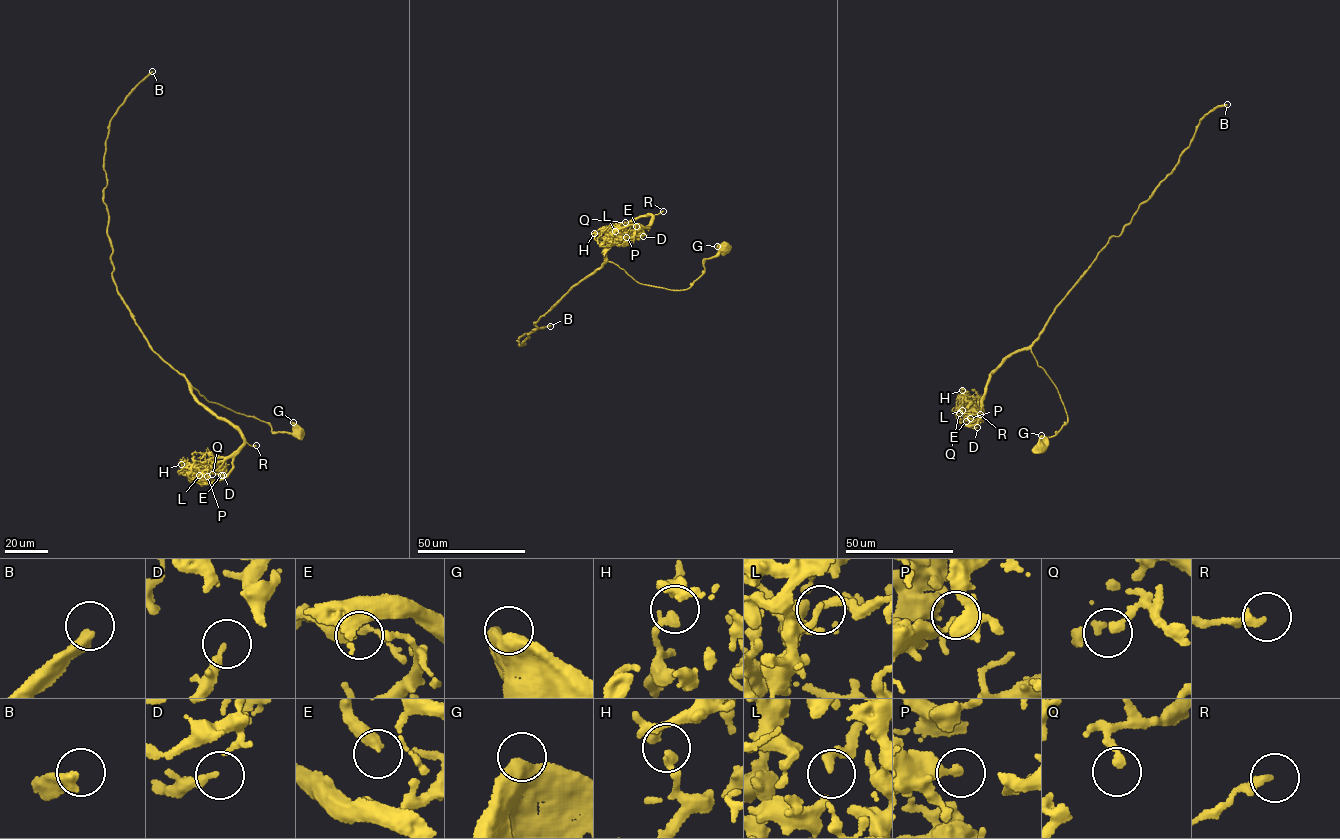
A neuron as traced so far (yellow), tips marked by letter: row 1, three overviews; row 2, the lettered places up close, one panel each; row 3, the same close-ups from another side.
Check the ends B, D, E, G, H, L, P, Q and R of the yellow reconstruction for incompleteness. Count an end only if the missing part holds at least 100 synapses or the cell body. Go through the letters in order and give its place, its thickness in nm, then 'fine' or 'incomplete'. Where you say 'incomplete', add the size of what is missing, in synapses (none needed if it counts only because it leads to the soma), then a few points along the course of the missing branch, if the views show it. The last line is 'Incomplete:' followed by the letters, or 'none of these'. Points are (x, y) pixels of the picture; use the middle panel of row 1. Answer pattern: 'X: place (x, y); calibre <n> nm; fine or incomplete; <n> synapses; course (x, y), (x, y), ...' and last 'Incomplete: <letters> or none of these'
B: place (550, 326); calibre 380 nm; incomplete; 500 synapses; course (550, 326), (601, 319), (721, 335), (744, 332), (772, 315), (777, 300), (775, 269)
D: place (643, 236); calibre 150 nm; fine
E: place (636, 226); calibre 360 nm; fine
G: place (717, 246); calibre 650 nm; fine
H: place (594, 233); calibre 170 nm; fine
L: place (615, 231); calibre 170 nm; fine
P: place (626, 237); calibre 240 nm; fine
Q: place (625, 222); calibre 260 nm; fine
R: place (663, 211); calibre 240 nm; fine
Incomplete: B

